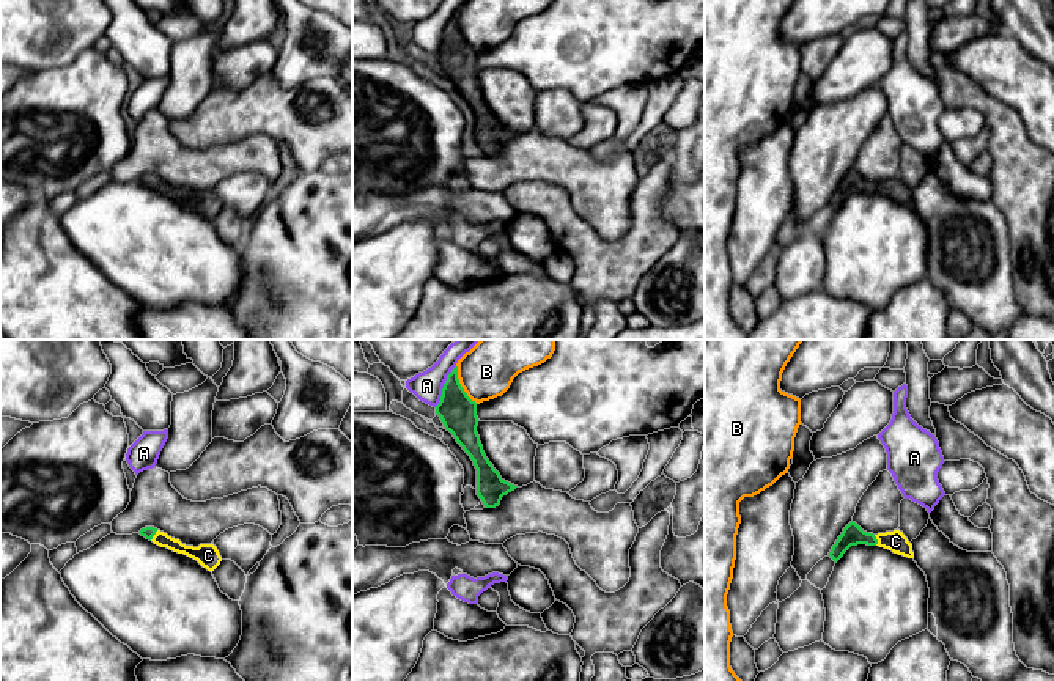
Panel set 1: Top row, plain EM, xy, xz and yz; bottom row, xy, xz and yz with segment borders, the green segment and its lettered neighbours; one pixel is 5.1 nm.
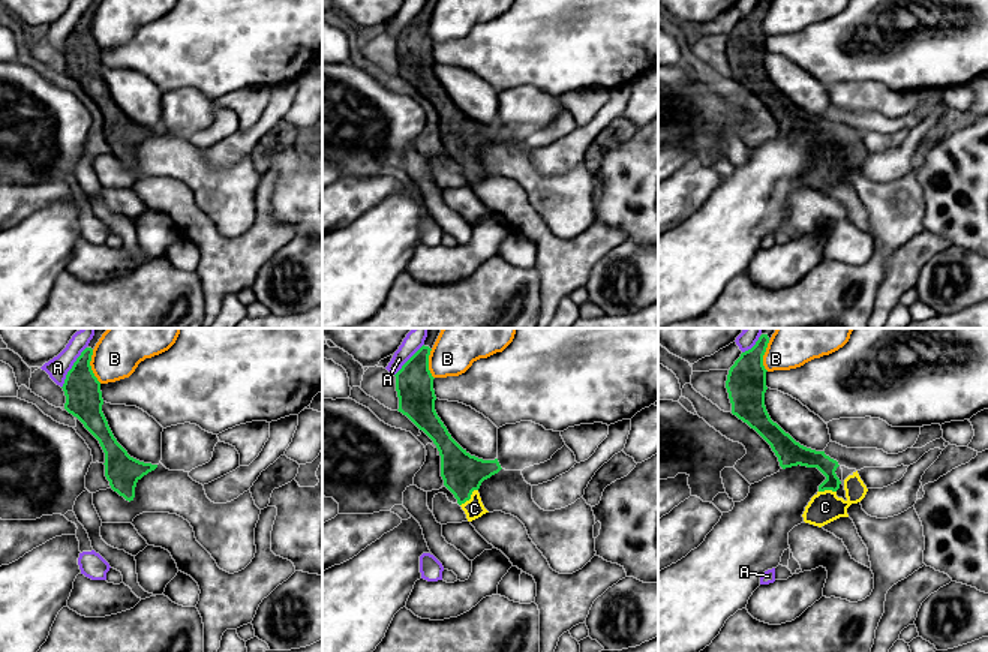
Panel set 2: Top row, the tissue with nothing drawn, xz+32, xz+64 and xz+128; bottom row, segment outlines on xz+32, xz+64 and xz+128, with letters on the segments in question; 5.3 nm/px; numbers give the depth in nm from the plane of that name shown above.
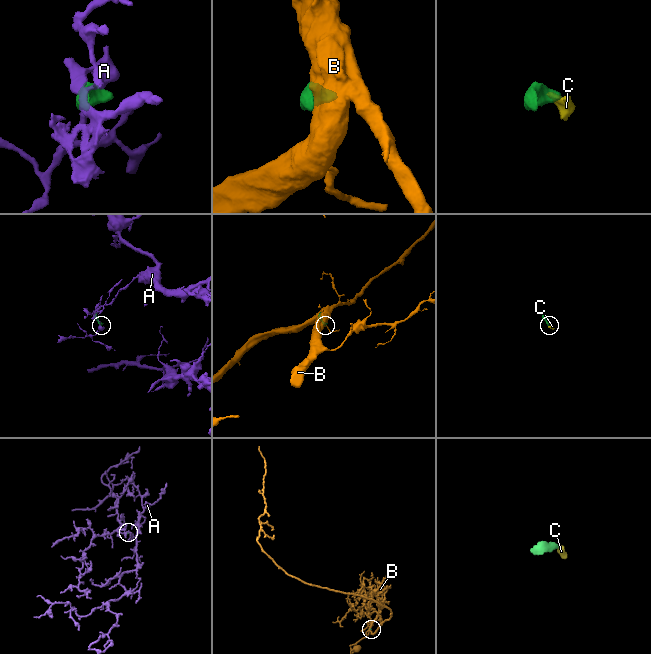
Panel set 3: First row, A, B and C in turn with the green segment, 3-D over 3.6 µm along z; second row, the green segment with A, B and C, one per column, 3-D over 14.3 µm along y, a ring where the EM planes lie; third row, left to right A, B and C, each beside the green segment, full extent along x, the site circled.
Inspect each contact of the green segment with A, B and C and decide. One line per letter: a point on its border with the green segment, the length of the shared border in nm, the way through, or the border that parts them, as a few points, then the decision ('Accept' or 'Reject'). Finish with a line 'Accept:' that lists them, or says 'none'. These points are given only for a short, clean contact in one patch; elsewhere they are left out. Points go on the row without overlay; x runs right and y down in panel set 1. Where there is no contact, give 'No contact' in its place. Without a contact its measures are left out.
A: Touches green at xz (442, 36). Shared border 200 nm. Reject
B: Touches green at xz (460, 33). Shared border 220 nm. Reject
C: Touches green at xy (154, 181). Shared border 70 nm. Path across: xy (148, 180), (154, 181), (161, 186). Accept
Accept: C

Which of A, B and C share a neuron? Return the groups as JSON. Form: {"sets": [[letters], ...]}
{"sets": [["A"], ["B"], ["C"]]}

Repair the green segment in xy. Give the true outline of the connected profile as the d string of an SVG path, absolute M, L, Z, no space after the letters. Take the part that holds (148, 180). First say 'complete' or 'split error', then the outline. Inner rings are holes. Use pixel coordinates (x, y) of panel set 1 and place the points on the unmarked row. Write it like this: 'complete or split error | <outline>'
split error | M154 175L142 176L140 182L160 195L167 195L173 200L184 201L184 203L197 208L203 215L206 215L211 220L222 209L222 204L212 190L211 192L200 192L198 195L186 193L179 187L175 187Z

